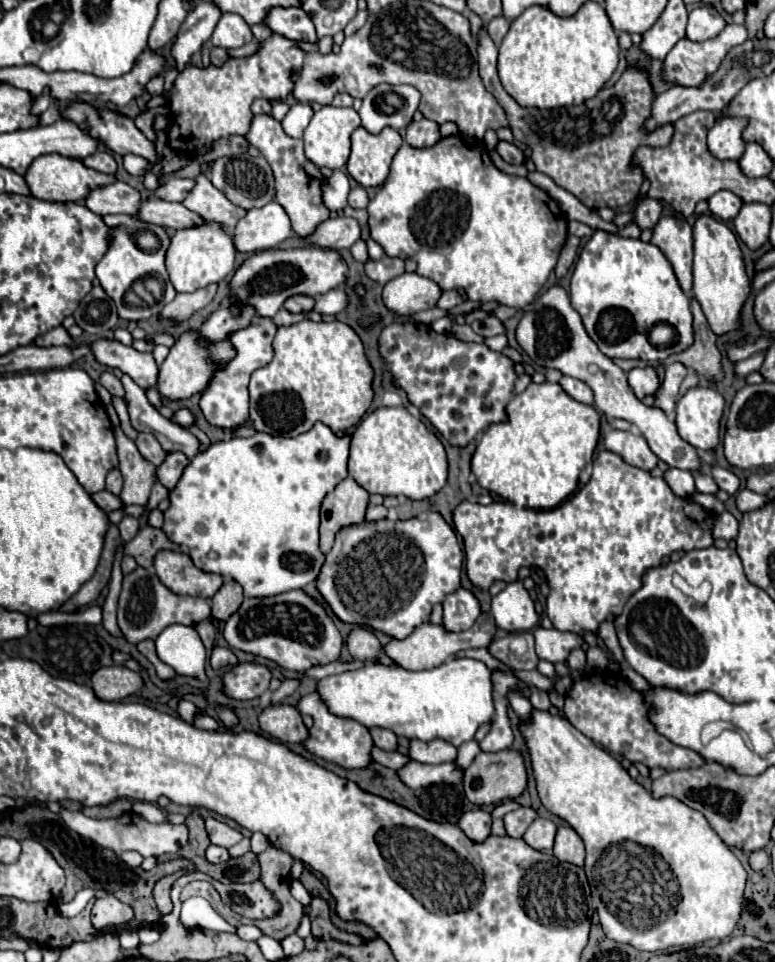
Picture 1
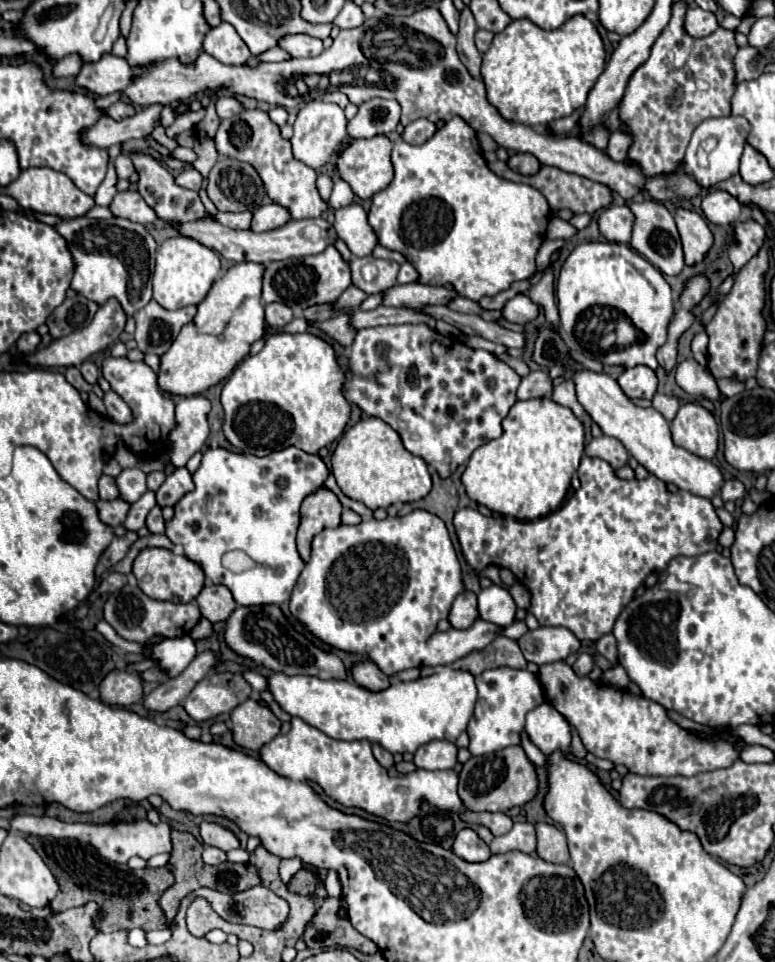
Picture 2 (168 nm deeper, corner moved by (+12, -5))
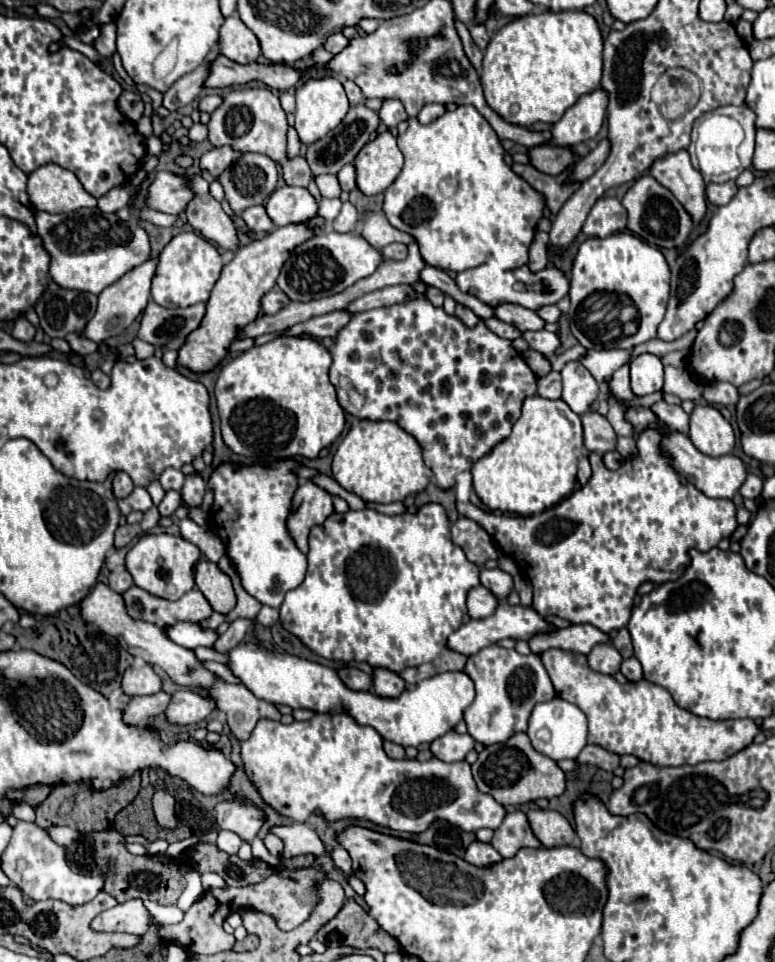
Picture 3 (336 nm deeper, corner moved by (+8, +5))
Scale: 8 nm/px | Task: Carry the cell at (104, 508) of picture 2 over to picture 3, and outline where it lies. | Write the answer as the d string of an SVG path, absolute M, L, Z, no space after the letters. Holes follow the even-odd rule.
M134 488L132 496L126 496L124 500L118 500L118 508L120 508L120 512L124 516L130 514L132 510L146 512L148 508L152 508L152 498L150 498L150 494L148 494L146 488Z

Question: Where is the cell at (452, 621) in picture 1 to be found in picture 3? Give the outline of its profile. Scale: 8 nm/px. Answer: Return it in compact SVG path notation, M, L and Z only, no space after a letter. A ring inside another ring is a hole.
M476 586L472 588L472 592L468 592L468 614L472 618L486 618L494 614L496 608L498 608L498 598L488 588Z

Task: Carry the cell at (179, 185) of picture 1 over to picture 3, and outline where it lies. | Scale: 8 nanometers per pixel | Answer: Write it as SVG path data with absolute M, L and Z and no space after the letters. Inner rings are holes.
M222 146L222 148L212 148L200 158L200 168L210 172L212 176L220 176L230 164L234 164L240 158L240 152L234 150L232 146Z

